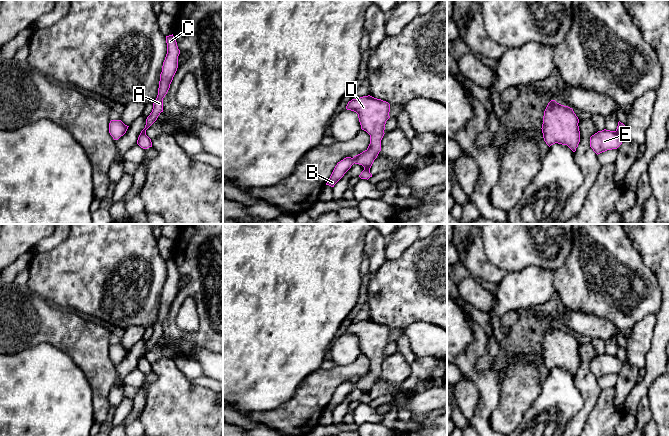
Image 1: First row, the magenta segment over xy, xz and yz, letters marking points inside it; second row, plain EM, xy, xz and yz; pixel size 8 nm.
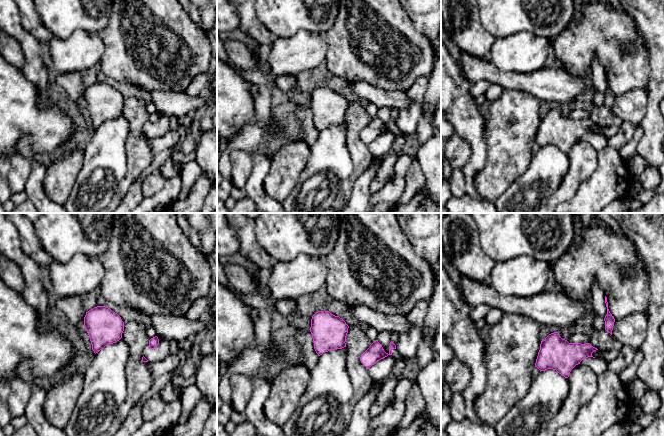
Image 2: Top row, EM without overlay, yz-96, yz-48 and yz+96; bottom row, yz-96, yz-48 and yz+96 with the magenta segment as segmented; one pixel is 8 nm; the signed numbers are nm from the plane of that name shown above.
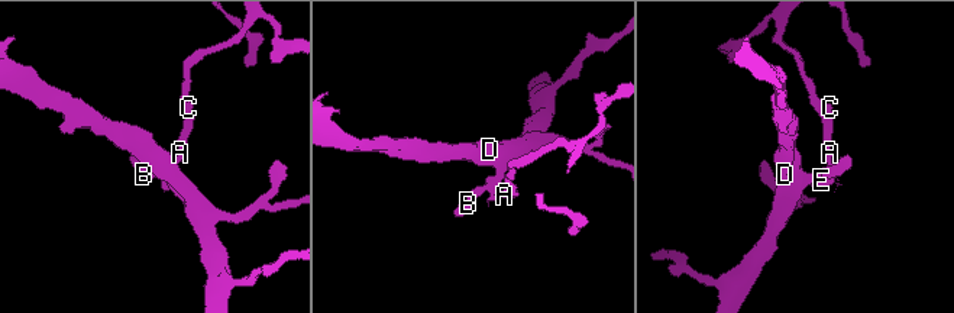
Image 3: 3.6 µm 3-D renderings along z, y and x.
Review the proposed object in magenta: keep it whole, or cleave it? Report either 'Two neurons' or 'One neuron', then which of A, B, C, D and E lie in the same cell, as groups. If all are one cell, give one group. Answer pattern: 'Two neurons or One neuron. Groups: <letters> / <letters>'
Two neurons. Groups: A C / B D E

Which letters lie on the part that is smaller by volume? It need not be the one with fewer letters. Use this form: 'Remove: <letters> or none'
Remove: A, C

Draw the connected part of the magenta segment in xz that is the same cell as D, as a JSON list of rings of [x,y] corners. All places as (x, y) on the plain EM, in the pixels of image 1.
[[[370,319],[352,323],[348,326],[346,333],[358,338],[361,353],[370,359],[370,368],[362,377],[353,382],[346,381],[337,387],[326,407],[331,411],[334,411],[354,387],[370,394],[381,375],[381,364],[385,358],[385,348],[390,342],[390,328]]]

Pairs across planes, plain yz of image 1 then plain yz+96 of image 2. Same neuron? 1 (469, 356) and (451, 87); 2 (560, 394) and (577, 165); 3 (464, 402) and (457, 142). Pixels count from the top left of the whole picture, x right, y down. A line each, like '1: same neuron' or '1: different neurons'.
1: same neuron
2: different neurons
3: same neuron

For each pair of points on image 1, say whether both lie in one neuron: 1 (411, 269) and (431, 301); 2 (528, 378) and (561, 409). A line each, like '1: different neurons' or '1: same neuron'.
1: same neuron
2: different neurons

